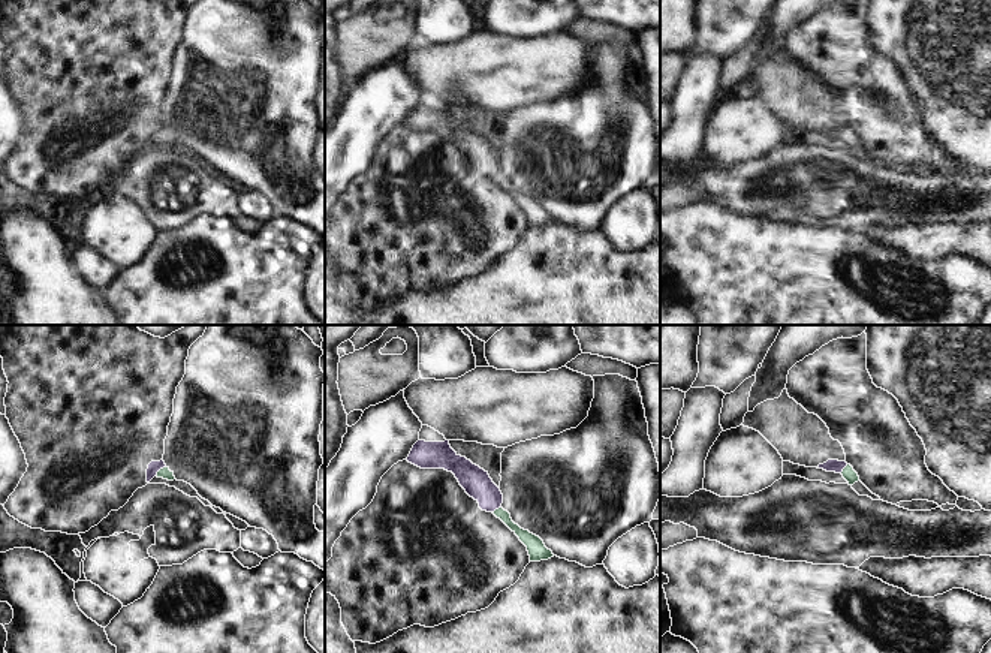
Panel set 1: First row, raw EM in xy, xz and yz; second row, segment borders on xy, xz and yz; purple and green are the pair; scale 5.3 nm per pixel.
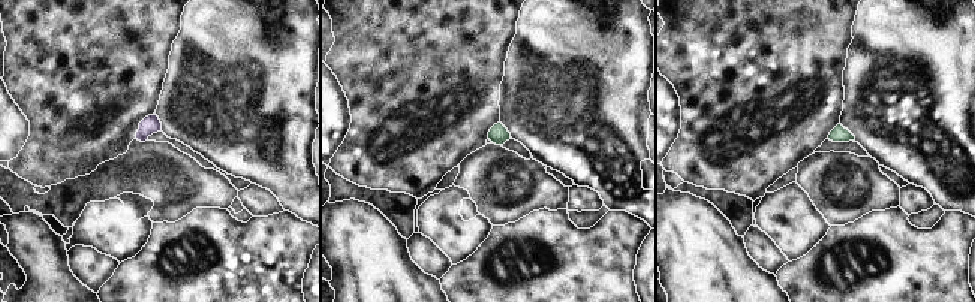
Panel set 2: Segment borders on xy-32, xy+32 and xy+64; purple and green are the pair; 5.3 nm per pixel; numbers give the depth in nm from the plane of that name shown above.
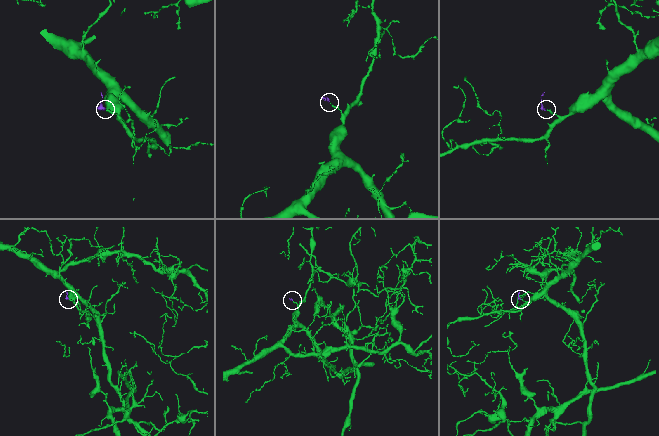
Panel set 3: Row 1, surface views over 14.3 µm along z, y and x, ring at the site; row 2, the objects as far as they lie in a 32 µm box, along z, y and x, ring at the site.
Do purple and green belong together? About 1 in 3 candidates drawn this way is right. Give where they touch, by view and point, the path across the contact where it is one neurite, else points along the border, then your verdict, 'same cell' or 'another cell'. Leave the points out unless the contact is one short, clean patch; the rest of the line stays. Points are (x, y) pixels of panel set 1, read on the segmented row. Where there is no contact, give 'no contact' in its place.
xy (159, 469) | across xy (154, 466), (159, 469), (165, 472) | same cell

